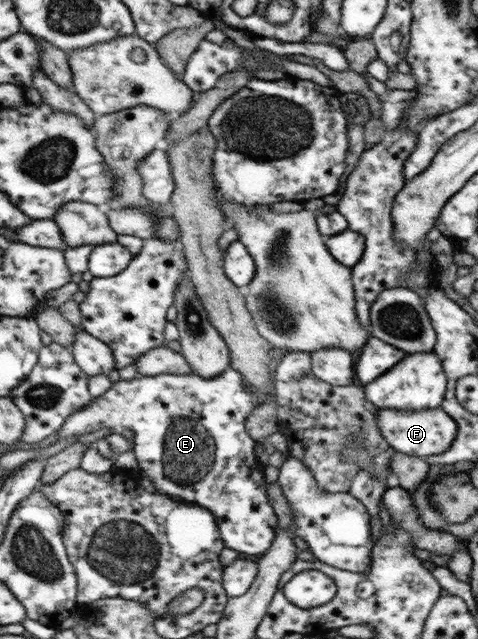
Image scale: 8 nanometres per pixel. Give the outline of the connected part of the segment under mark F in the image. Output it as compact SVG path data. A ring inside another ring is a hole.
M441 407L437 409L423 409L421 411L401 411L399 409L378 409L376 420L383 437L397 453L407 456L425 458L439 455L447 451L457 433L457 423L443 411Z

